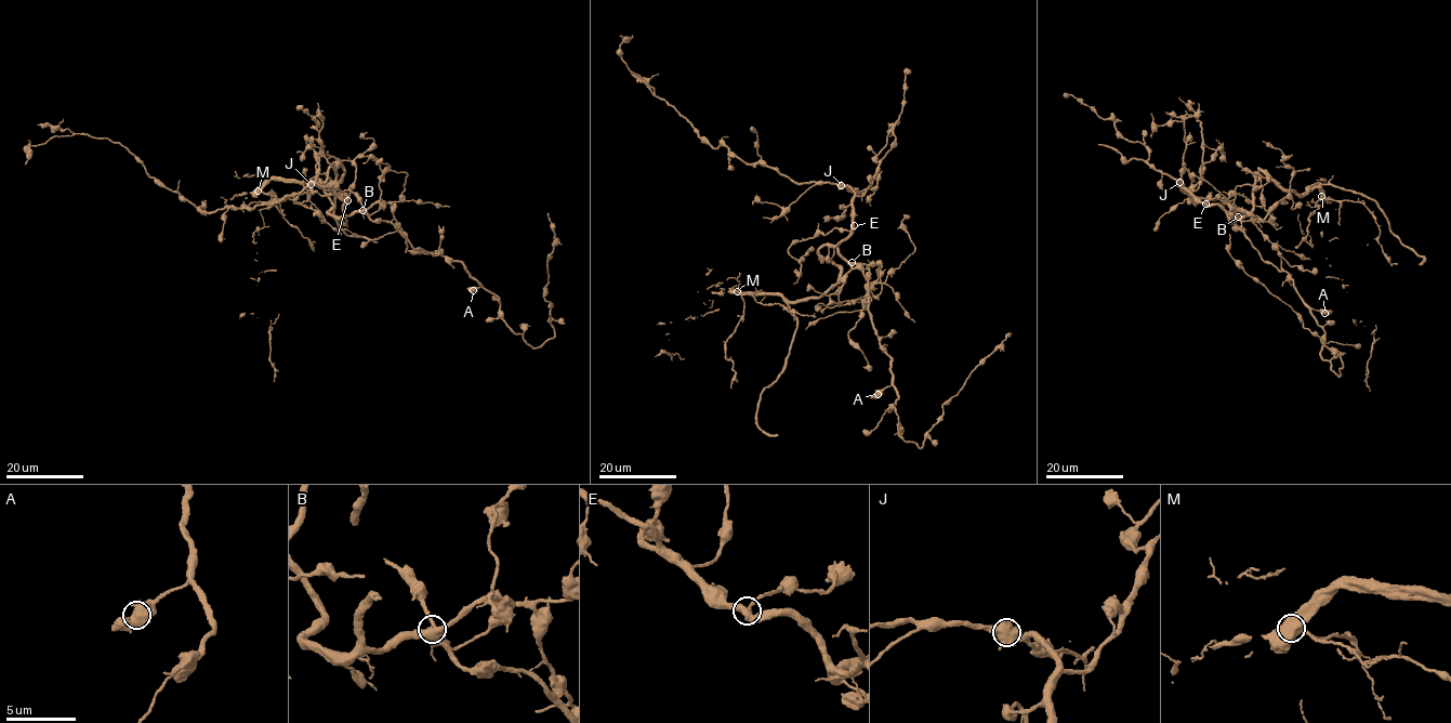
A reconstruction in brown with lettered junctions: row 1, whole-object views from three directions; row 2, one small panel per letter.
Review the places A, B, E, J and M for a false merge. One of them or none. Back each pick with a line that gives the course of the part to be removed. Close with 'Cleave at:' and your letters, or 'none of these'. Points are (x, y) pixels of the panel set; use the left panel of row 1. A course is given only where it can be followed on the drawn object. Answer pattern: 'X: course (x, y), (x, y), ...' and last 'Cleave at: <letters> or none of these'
Cleave at: none of these

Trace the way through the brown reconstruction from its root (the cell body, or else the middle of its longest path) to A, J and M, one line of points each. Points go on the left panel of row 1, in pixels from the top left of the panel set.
A: (365, 213), (371, 220), (387, 221), (416, 249), (458, 260), (480, 284), (473, 290)
J: (365, 213), (345, 214), (347, 200), (341, 201), (329, 187), (311, 184)
M: (365, 213), (329, 215), (324, 182), (340, 163), (337, 182), (271, 179), (258, 191)

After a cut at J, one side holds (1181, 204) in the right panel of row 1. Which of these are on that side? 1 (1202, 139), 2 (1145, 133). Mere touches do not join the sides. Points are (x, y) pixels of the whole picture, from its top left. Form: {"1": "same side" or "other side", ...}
{"1": "same side", "2": "other side"}

